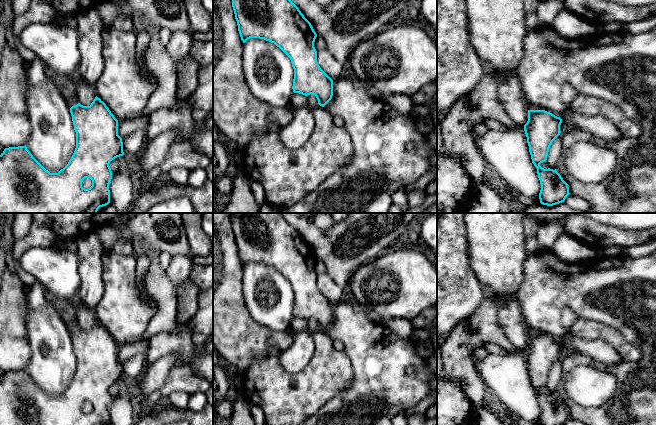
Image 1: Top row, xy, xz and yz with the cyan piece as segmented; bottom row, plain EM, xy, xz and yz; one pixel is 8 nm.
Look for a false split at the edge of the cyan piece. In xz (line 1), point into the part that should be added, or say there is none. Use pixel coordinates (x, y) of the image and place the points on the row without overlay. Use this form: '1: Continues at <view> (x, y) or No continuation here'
1: No continuation here

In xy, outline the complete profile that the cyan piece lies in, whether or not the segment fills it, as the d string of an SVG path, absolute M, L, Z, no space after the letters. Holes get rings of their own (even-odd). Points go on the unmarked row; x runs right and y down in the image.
M97 320L90 330L80 327L72 330L70 337L76 356L76 372L68 388L58 397L50 397L33 381L26 369L5 372L0 379L0 425L110 425L112 395L109 388L124 379L122 362L118 359L118 344ZM85 402L92 404L88 413L82 411Z

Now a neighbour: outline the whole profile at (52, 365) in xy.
M36 281L26 294L27 334L32 354L26 368L33 381L50 397L58 397L71 383L76 372L76 356L68 328L46 296L47 288Z

